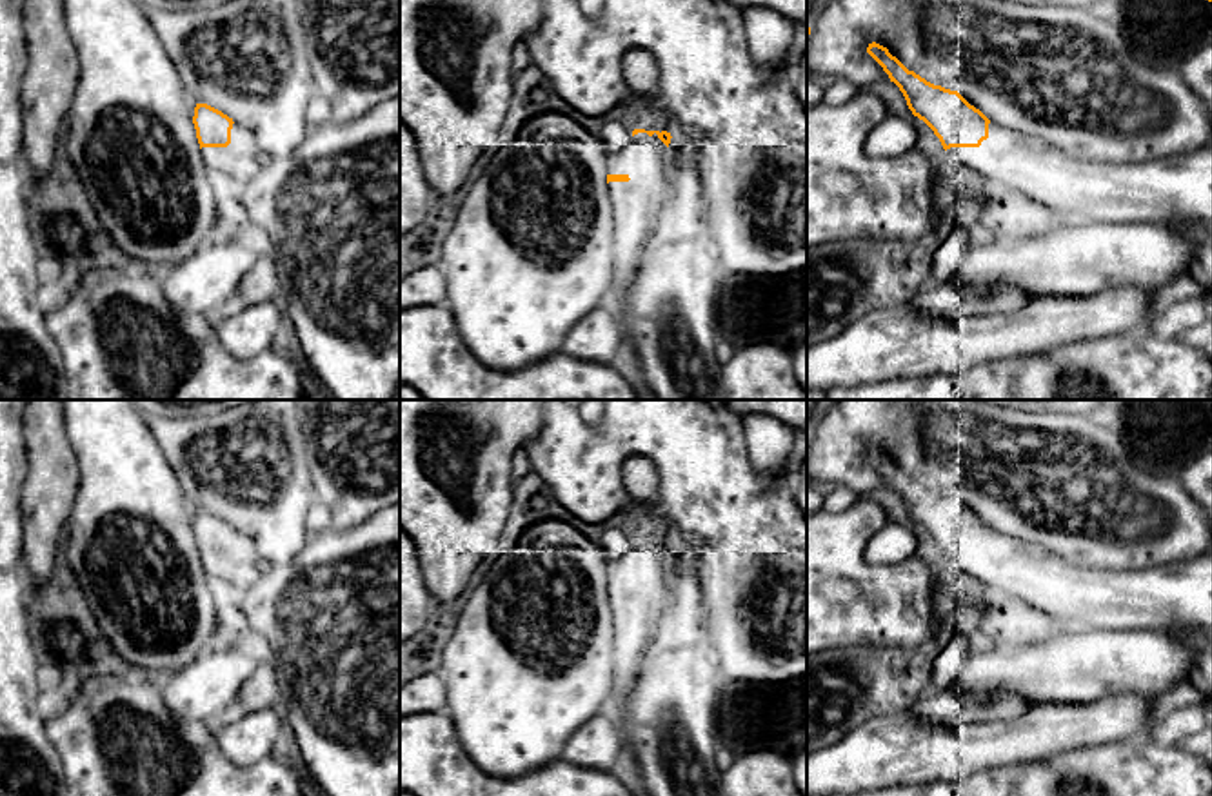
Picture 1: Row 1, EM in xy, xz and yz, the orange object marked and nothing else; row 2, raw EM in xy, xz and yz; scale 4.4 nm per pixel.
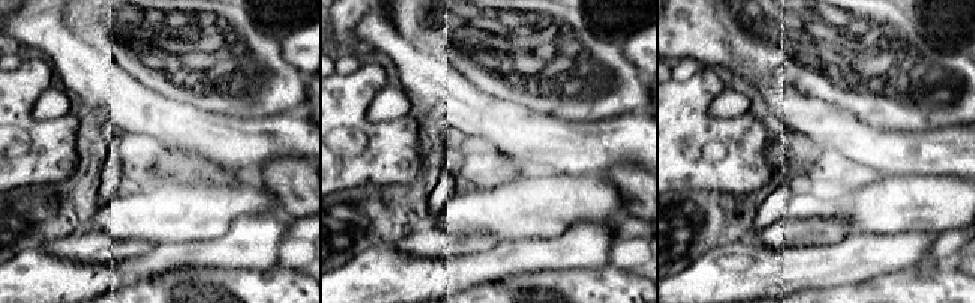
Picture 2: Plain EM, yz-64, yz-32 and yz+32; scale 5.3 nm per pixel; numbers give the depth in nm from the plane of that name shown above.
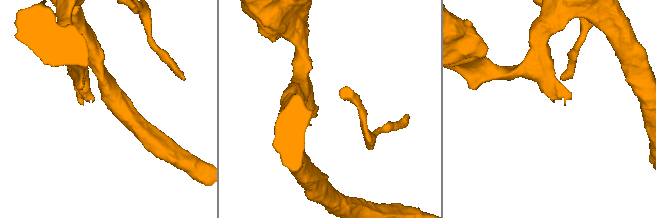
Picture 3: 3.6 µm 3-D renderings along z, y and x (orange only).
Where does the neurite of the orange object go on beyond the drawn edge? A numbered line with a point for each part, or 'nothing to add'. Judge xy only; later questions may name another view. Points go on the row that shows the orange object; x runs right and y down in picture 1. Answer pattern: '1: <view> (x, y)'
1: xy (240, 159)

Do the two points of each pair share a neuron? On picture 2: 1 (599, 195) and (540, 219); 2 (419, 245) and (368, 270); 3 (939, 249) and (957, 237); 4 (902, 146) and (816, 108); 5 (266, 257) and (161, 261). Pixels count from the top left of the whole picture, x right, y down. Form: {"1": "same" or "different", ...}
{"1": "same", "2": "different", "3": "same", "4": "same", "5": "same"}

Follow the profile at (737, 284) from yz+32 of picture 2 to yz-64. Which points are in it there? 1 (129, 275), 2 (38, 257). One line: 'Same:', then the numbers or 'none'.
Same: 1, 2

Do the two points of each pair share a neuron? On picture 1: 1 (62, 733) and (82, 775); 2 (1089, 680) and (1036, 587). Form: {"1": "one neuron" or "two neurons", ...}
{"1": "one neuron", "2": "two neurons"}

